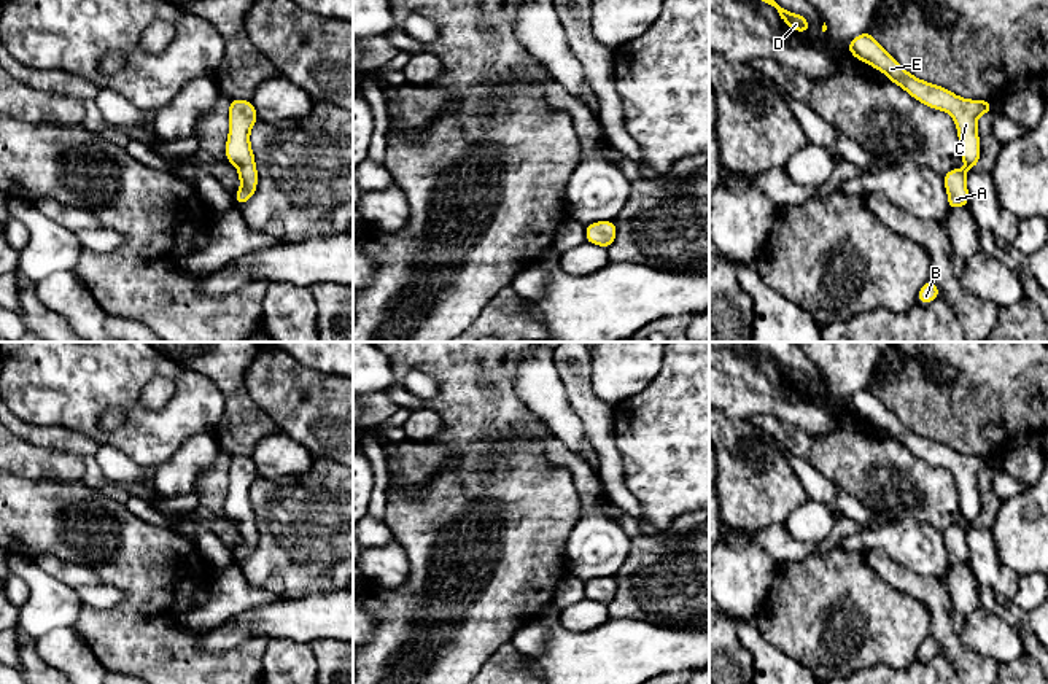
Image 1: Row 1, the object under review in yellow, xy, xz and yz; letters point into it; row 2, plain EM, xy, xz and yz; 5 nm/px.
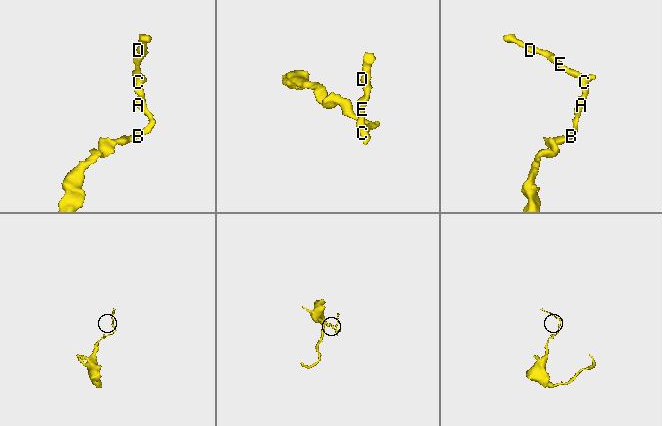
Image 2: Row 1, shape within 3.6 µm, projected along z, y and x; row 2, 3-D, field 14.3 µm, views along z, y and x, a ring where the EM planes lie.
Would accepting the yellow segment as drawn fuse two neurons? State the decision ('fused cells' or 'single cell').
single cell

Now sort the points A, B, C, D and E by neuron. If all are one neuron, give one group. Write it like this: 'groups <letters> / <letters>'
groups A B C D E

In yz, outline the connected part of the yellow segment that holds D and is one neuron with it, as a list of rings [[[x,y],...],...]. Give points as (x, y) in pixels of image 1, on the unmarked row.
[[[736,342],[736,344],[739,344],[744,348],[746,355],[757,353],[762,358],[774,363],[778,366],[782,379],[786,379],[792,387],[800,388],[800,390],[811,387],[809,377],[803,371],[795,371],[795,369],[790,369],[790,367],[781,364],[771,353],[768,353],[765,350],[755,350],[752,347],[744,345],[743,342]]]

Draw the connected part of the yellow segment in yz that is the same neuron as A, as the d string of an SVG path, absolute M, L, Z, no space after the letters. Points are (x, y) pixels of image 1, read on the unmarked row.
M868 387L852 394L846 406L860 418L883 428L894 441L905 445L918 458L929 464L946 468L954 474L961 514L967 525L951 525L943 531L943 538L948 549L949 568L959 563L968 563L967 530L970 525L978 523L981 509L976 477L981 469L992 471L992 457L962 455L938 441L913 433L868 390Z

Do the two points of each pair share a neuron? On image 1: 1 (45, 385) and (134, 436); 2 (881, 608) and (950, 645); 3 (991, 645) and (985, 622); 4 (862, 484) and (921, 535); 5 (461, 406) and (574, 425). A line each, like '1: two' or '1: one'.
1: one
2: two
3: one
4: two
5: two

